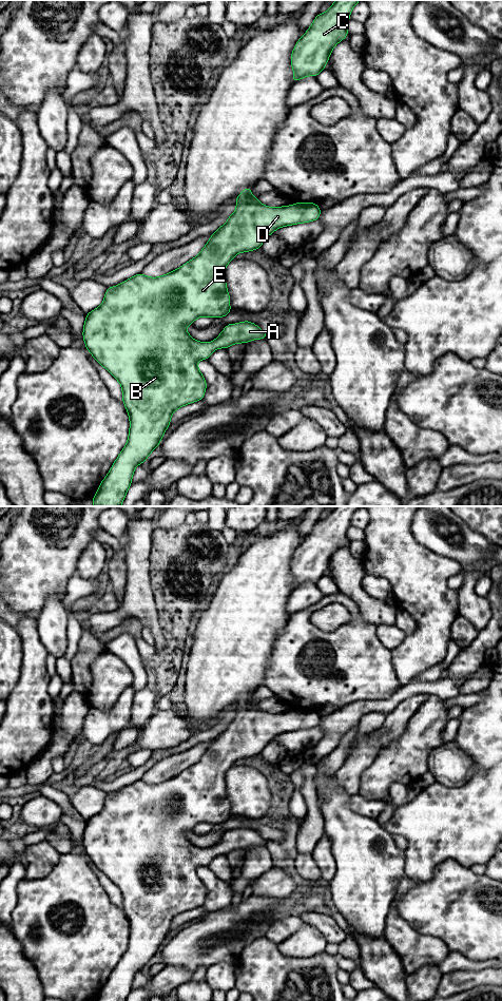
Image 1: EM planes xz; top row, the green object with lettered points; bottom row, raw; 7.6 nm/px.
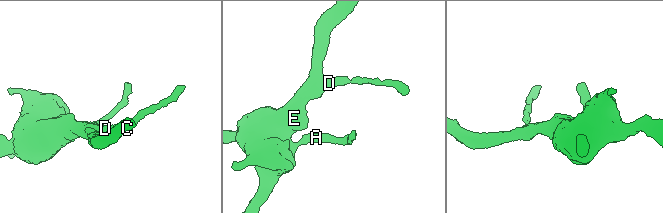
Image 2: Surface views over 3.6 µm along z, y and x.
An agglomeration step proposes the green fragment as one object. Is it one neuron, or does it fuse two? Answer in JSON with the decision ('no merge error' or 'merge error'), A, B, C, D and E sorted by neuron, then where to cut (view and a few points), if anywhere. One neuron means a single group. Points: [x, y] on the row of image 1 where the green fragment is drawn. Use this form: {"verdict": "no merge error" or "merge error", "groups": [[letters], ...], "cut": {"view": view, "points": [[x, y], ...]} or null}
{"verdict": "no merge error", "groups": [["A", "B", "C", "D", "E"]], "cut": null}

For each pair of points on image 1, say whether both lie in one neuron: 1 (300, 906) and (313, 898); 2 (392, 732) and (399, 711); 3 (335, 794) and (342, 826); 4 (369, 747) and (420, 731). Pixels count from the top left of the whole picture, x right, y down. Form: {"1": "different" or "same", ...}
{"1": "same", "2": "same", "3": "same", "4": "different"}

